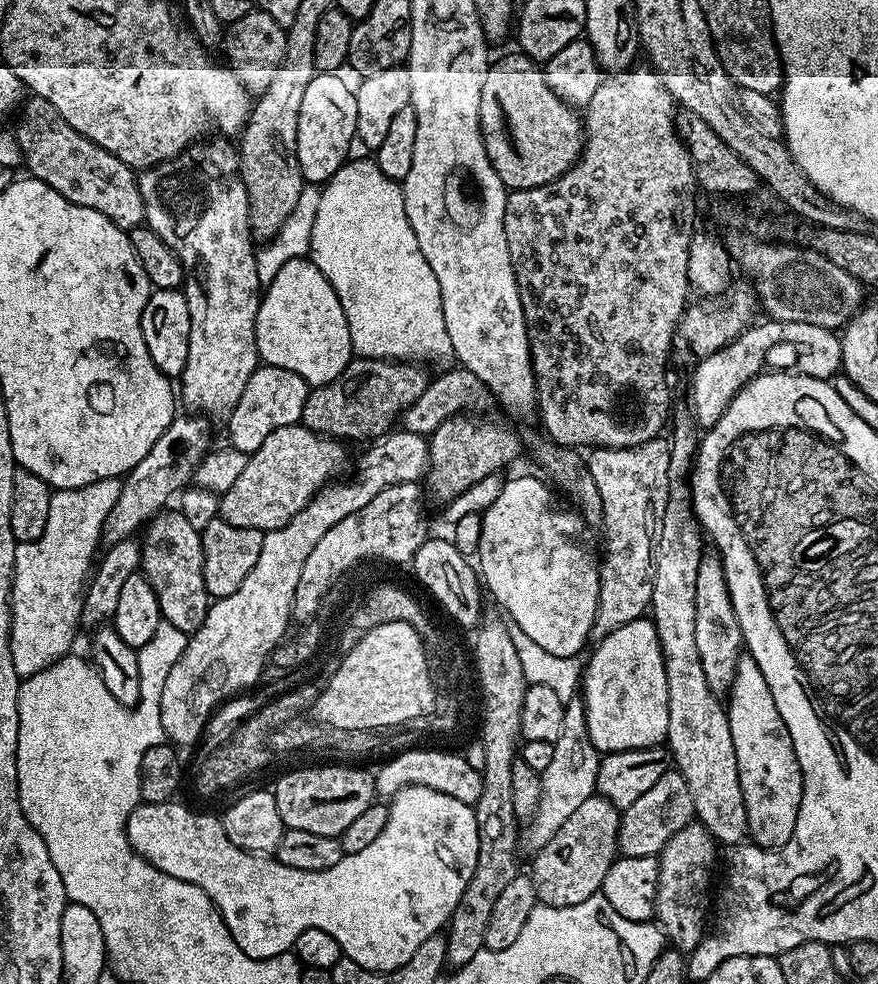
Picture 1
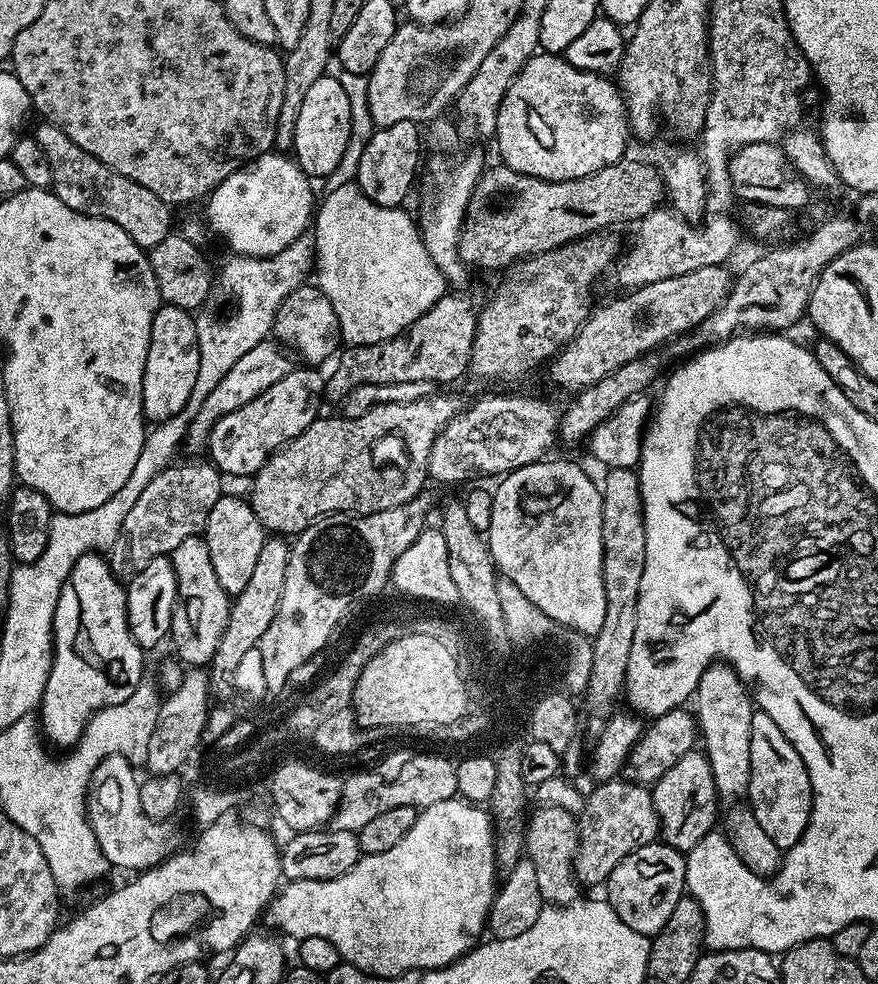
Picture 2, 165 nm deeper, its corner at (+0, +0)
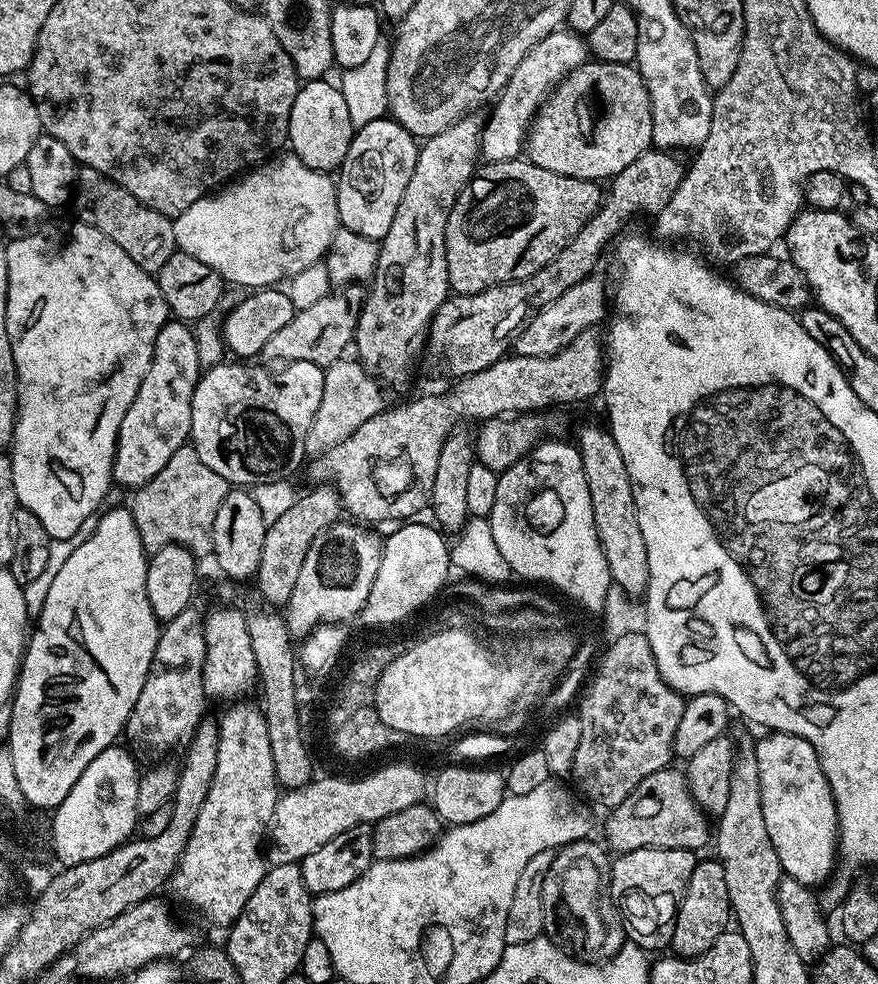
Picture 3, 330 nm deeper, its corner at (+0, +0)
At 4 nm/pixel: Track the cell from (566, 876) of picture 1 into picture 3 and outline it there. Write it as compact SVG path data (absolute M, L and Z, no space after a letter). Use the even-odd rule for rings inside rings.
M676 766L654 770L650 778L642 778L642 782L634 786L634 794L630 794L630 798L626 798L626 802L622 802L617 808L611 809L607 816L603 839L607 847L616 854L643 848L669 848L690 852L700 850L710 840L709 817L696 805L696 799L688 789L685 773L681 769L679 772Z

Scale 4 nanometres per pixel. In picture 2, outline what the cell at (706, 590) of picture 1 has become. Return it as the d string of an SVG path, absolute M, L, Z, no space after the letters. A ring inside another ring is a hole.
M716 662L713 663L711 667L706 669L706 671L703 672L702 678L699 679L699 684L696 687L695 693L694 693L694 704L696 700L696 716L697 716L697 727L700 733L700 738L702 741L702 746L704 749L705 756L707 757L708 761L711 764L711 773L714 774L714 780L715 780L715 788L716 793L719 796L719 799L721 801L724 800L732 800L728 802L736 802L739 800L736 800L739 798L747 797L748 795L748 783L750 782L750 726L752 725L752 714L754 711L754 701L752 699L751 691L747 684L744 683L743 680L740 679L740 676L734 669L732 668L731 664L726 664L723 662Z

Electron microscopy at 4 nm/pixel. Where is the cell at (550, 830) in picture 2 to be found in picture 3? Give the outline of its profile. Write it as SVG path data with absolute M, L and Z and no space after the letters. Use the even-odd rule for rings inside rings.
M592 838L575 840L555 849L541 886L547 931L586 964L608 960L626 943L624 921L612 900L612 860L605 845L594 841Z

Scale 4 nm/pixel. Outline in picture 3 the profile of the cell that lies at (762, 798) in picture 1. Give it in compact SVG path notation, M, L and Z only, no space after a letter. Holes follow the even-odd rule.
M769 731L761 740L757 739L755 745L758 786L762 790L762 818L766 818L766 834L770 834L774 854L778 854L781 873L789 880L797 880L799 884L823 885L833 875L832 867L838 864L838 833L836 803L832 797L830 782L826 782L826 774L822 774L818 754L814 746L806 742L806 738L798 738L785 732Z

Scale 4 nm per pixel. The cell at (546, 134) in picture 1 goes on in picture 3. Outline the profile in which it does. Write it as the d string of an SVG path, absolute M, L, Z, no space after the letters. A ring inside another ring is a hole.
M587 60L582 66L578 66L569 76L565 76L563 82L548 95L548 99L544 101L543 106L536 113L535 118L532 120L532 126L528 129L526 156L532 163L542 166L542 170L554 170L554 174L573 176L574 178L582 178L583 180L608 182L611 181L613 176L616 176L622 170L626 170L626 166L630 166L630 162L634 162L634 158L638 158L638 154L647 152L651 147L653 147L651 136L651 102L650 94L647 92L647 84L643 80L642 74L632 64Z

